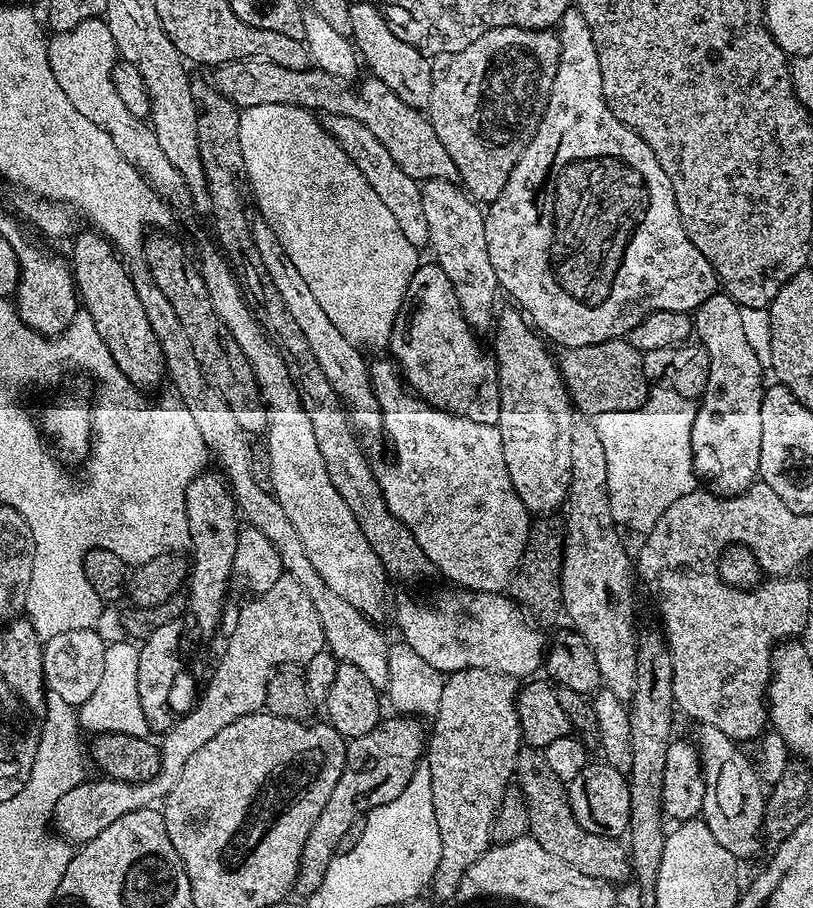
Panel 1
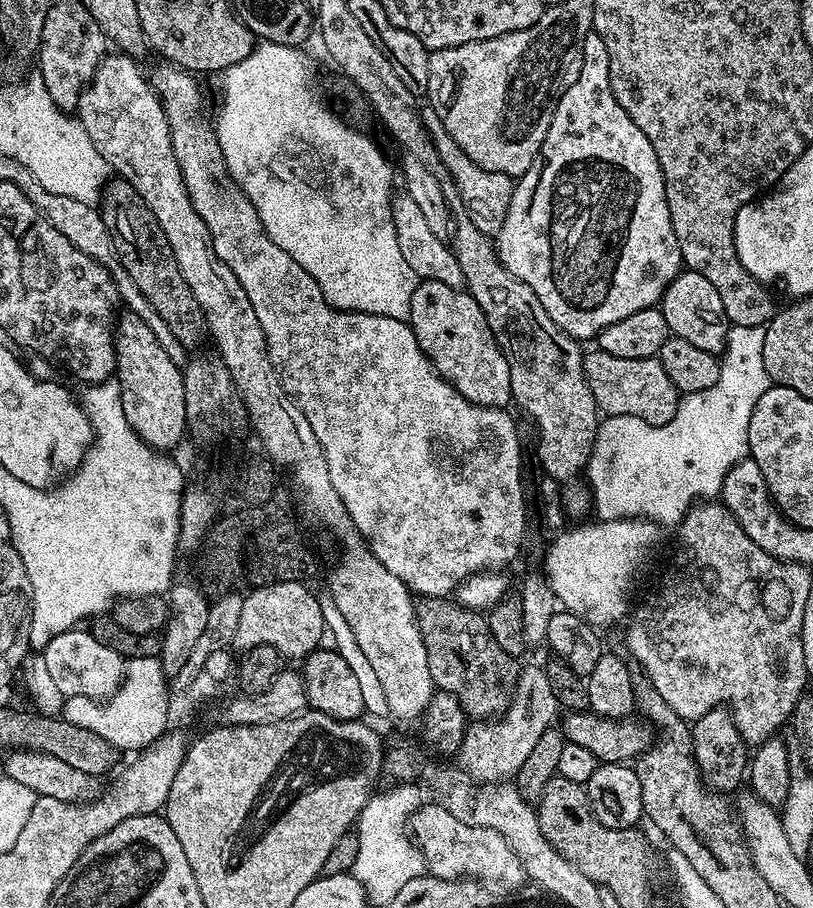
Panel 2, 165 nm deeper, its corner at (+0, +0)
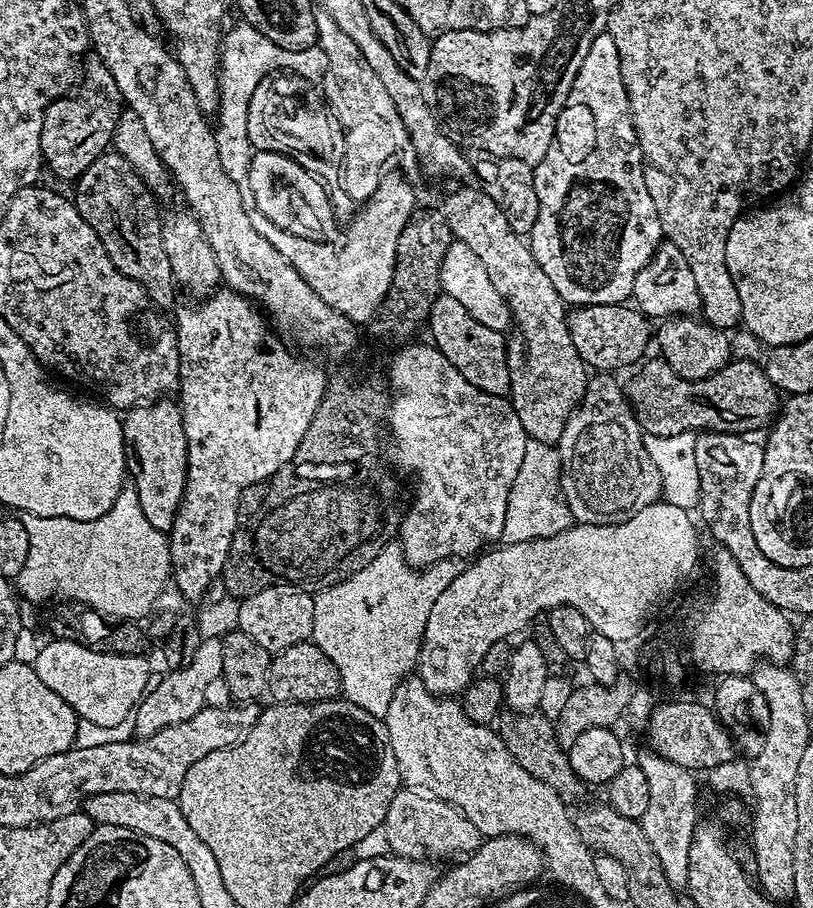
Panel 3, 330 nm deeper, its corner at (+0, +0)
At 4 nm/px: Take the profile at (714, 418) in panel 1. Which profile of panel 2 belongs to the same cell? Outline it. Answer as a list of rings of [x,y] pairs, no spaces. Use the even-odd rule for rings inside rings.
[[[681,270],[665,290],[658,307],[666,318],[669,333],[675,339],[691,342],[693,346],[698,346],[698,350],[723,353],[730,325],[722,306],[722,297],[707,278],[702,278],[702,274]]]

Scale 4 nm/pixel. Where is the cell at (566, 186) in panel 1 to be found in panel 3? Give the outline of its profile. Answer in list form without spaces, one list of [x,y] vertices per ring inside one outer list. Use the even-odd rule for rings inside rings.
[[[606,30],[590,42],[590,50],[582,58],[574,86],[556,119],[556,137],[546,150],[546,158],[534,166],[534,191],[538,194],[538,218],[527,237],[528,246],[565,305],[625,303],[634,290],[638,270],[650,262],[664,231],[658,222],[658,210],[650,202],[650,190],[646,190],[644,159],[622,82],[618,46]]]

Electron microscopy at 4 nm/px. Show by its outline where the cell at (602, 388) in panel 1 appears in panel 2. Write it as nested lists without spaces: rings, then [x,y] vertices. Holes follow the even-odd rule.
[[[588,350],[584,352],[584,373],[597,409],[609,416],[633,416],[652,426],[662,426],[674,418],[680,404],[681,393],[670,382],[670,374],[666,374],[659,358],[614,358],[614,354]]]

